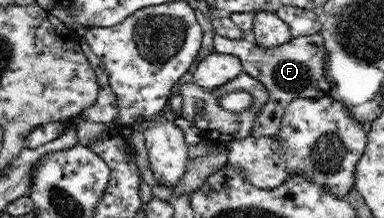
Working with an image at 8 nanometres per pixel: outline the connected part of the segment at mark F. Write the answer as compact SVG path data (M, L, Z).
M215 34L213 36L213 53L231 53L242 58L243 73L262 83L269 91L265 108L257 114L255 124L250 130L250 136L274 136L280 130L282 119L293 99L318 99L330 94L334 88L329 83L325 73L324 38L321 34L292 37L283 45L259 46L248 38L245 40L231 40Z

